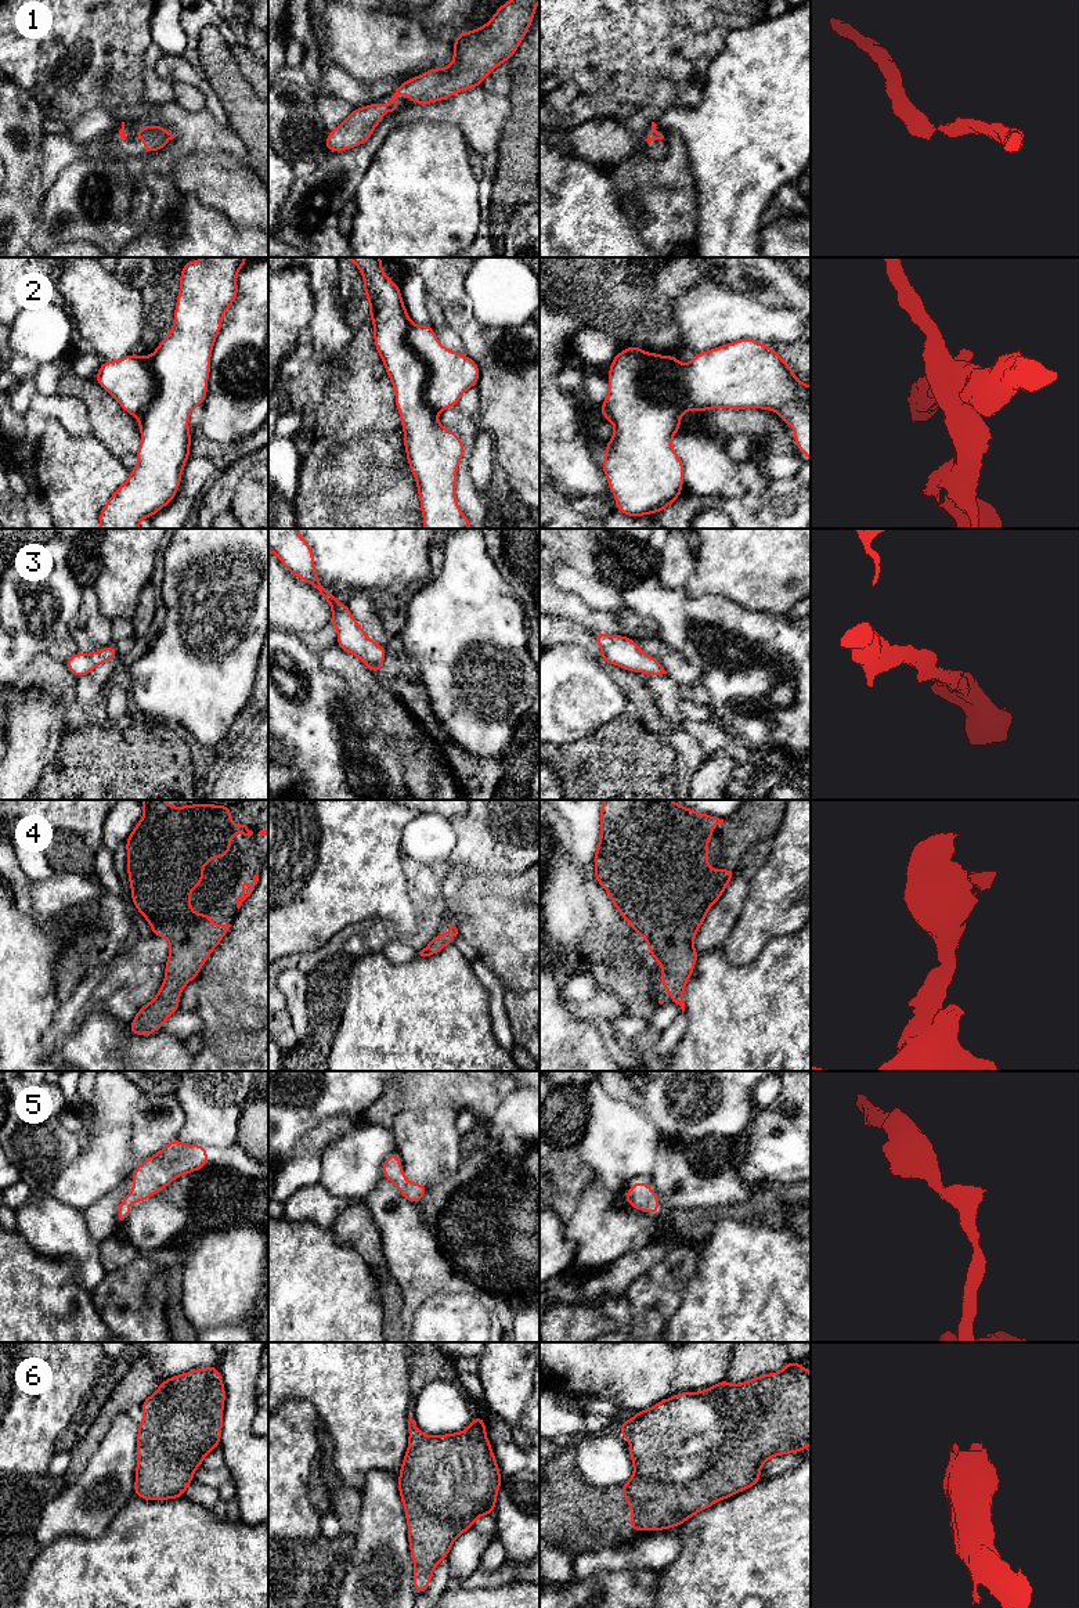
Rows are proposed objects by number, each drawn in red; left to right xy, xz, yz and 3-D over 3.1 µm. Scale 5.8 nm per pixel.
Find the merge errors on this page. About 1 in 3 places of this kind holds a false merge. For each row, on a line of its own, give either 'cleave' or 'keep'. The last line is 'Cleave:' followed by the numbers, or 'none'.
1: keep
2: cleave
3: keep
4: keep
5: keep
6: keep
Cleave: 2

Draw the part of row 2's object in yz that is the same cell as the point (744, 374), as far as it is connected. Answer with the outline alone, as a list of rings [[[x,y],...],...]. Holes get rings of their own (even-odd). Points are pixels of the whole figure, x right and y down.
[[[743,338],[736,342],[694,354],[693,360],[682,364],[675,354],[670,356],[664,365],[646,378],[646,394],[650,399],[668,399],[678,393],[686,411],[701,411],[710,408],[761,408],[776,411],[786,425],[794,426],[794,440],[800,454],[808,454],[811,462],[811,386],[801,383],[790,365],[780,358],[777,350],[768,349],[764,343]]]

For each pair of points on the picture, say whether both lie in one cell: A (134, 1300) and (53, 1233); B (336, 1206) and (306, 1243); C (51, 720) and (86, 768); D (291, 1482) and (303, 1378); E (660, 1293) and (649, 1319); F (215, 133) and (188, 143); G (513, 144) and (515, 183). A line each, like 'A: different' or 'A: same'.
A: different
B: different
C: different
D: different
E: same
F: same
G: same

